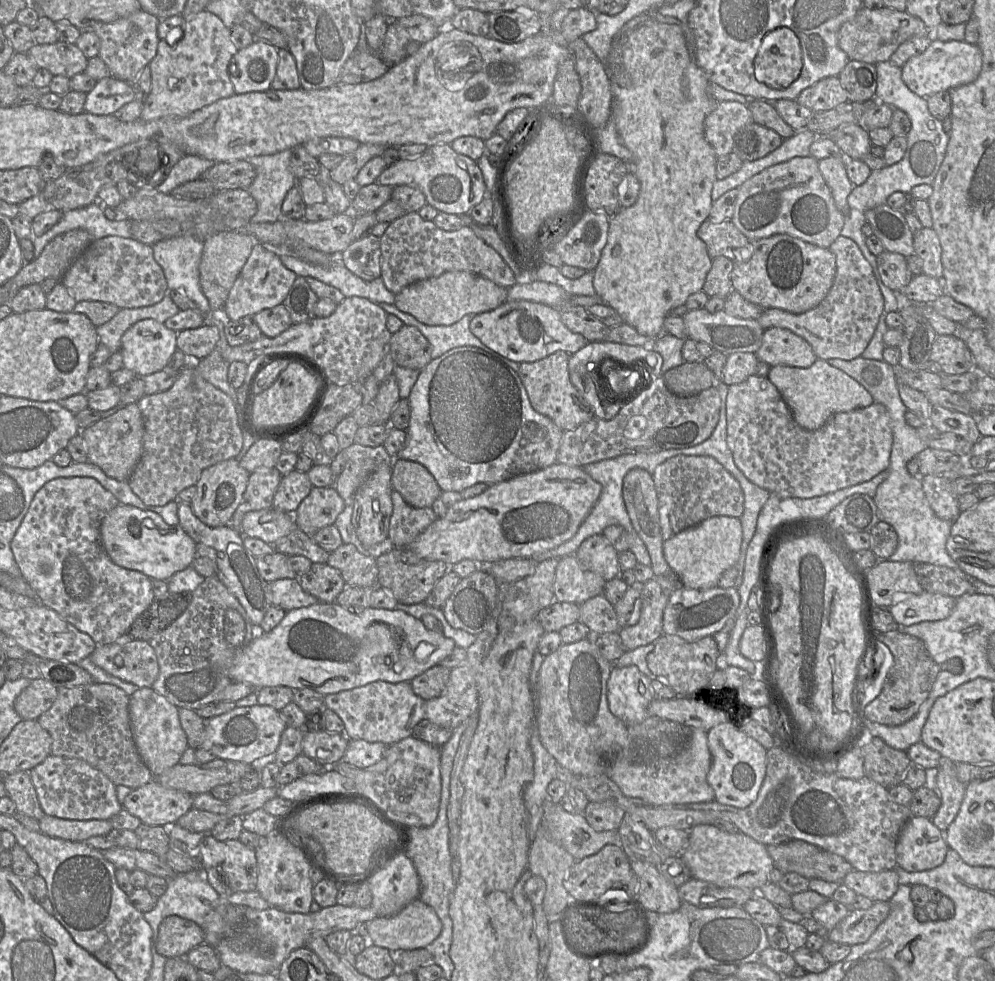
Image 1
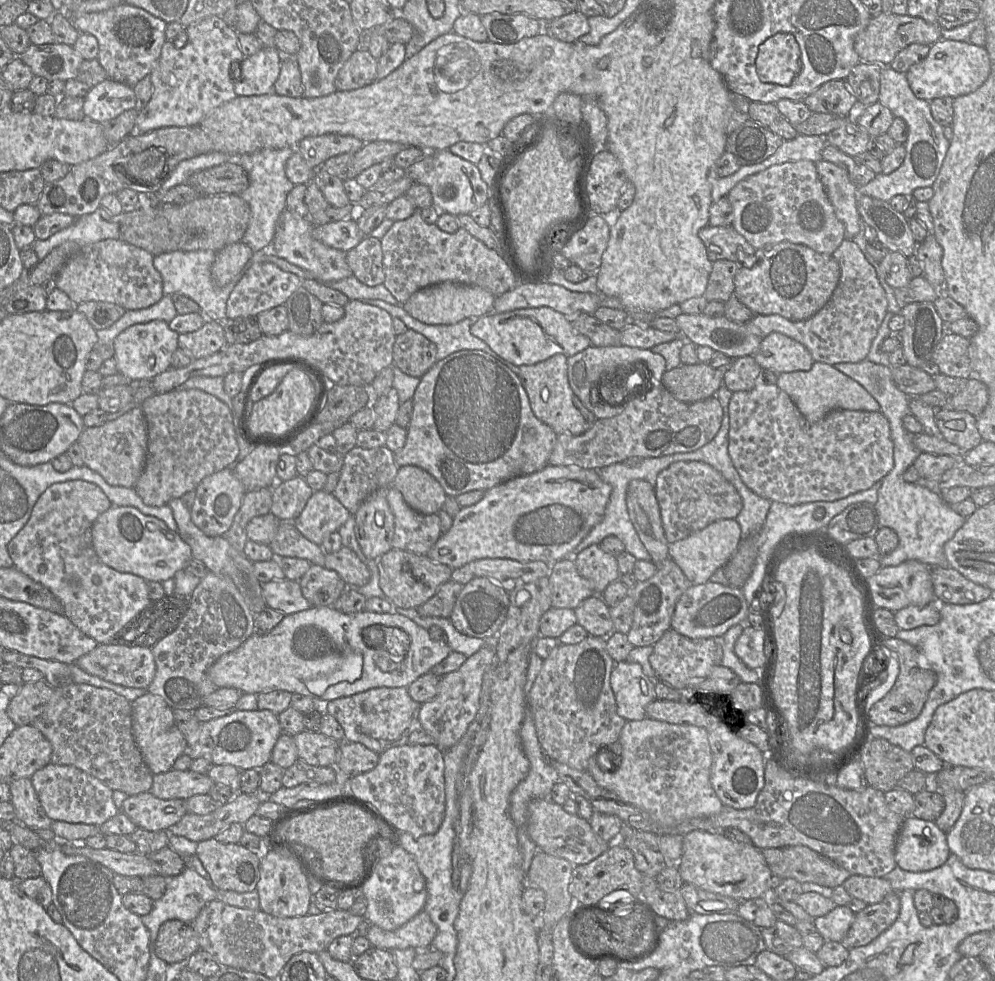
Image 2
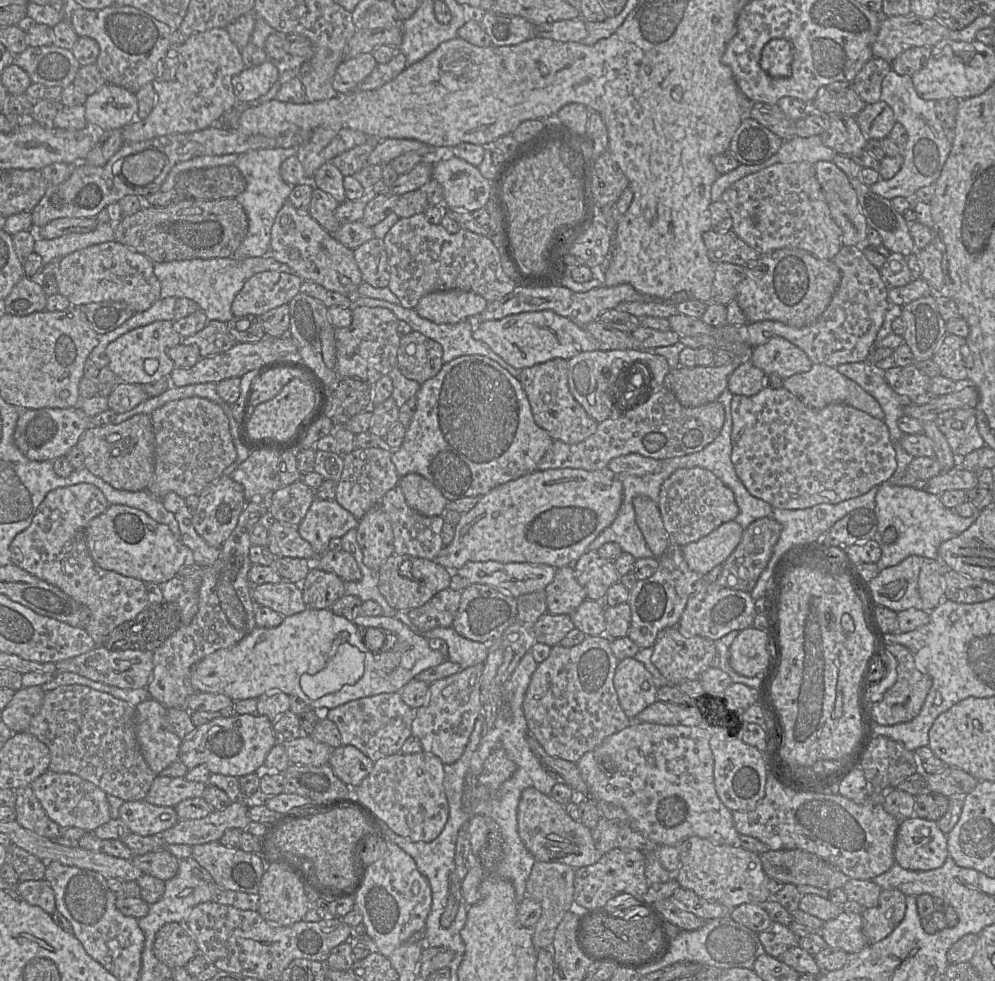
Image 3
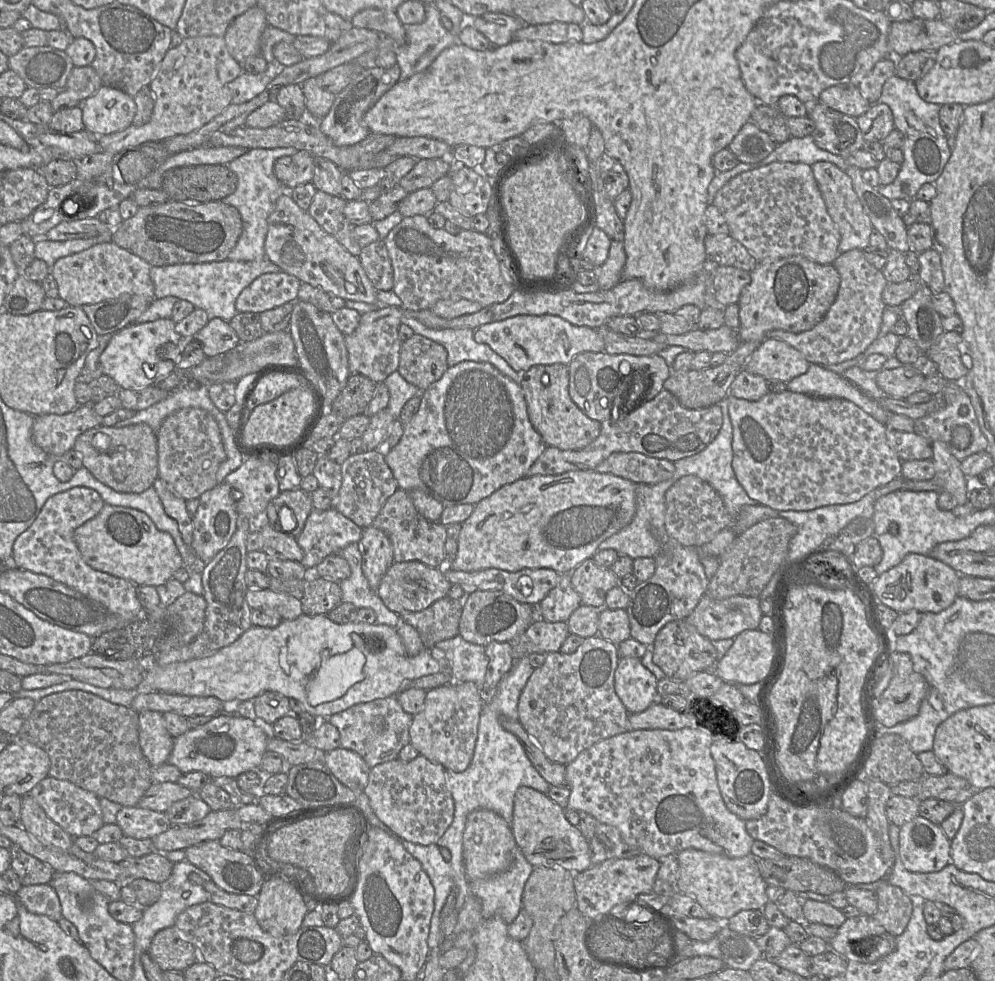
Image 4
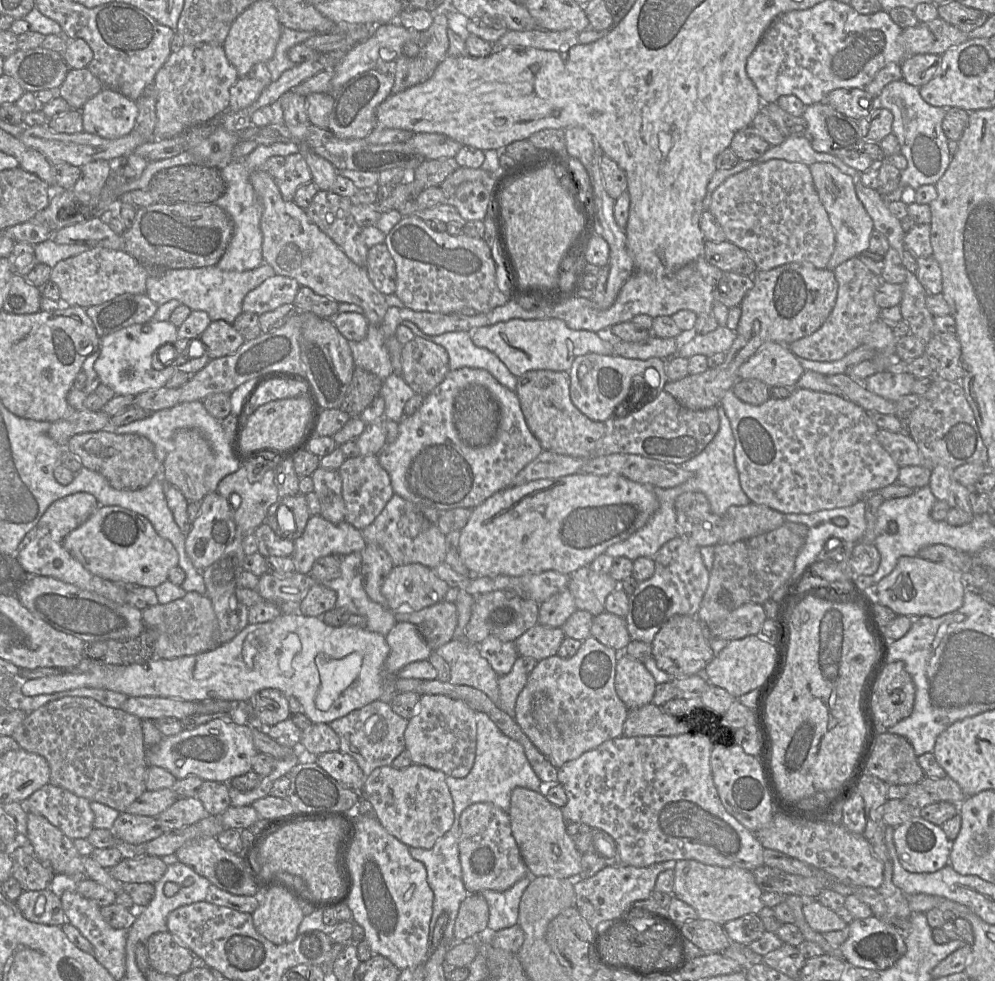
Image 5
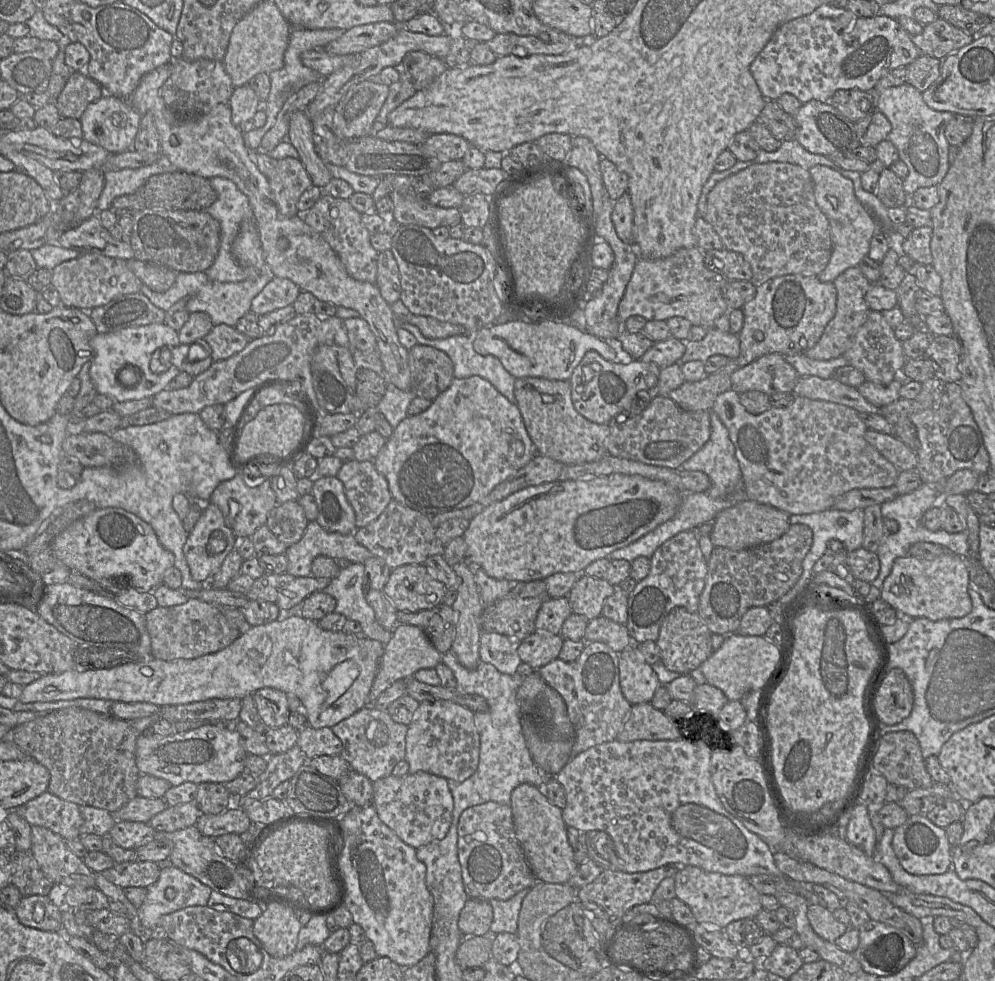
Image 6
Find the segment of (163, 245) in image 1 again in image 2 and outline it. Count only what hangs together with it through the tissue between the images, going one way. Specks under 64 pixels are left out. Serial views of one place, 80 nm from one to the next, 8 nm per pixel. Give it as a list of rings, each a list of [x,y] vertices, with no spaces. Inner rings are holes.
[[[212,250],[172,251],[154,256],[153,265],[161,274],[164,295],[173,293],[185,295],[199,305],[200,312],[207,320],[223,322],[228,319],[226,317],[226,302],[241,275],[237,275],[223,287],[216,286],[211,278],[214,258],[215,252]]]

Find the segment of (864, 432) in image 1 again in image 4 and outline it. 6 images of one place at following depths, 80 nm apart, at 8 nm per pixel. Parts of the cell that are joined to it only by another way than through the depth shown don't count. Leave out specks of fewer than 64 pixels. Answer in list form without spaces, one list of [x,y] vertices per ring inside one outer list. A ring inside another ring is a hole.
[[[790,390],[781,393],[768,392],[757,401],[748,401],[729,394],[726,397],[728,398],[728,412],[733,427],[732,467],[738,482],[747,495],[758,504],[768,506],[777,511],[809,511],[828,505],[849,504],[860,500],[877,487],[901,476],[903,461],[888,445],[886,425],[874,419],[851,401],[840,398],[812,397],[802,393],[791,392]]]

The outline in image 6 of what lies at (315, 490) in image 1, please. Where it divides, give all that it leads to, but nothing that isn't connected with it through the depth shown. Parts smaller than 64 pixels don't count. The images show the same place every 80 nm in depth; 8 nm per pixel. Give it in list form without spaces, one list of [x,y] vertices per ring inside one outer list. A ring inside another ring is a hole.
[[[317,520],[309,521],[302,538],[289,546],[287,573],[297,577],[312,575],[312,562],[317,556],[328,556],[342,564],[364,562],[373,554],[358,543],[353,533],[329,532]]]

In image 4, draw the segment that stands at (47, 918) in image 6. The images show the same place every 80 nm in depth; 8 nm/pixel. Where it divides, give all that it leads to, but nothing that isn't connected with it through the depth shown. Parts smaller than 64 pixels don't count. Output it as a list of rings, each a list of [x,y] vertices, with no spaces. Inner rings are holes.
[[[50,884],[22,886],[16,895],[29,912],[45,915],[56,922],[62,918],[61,905],[58,895]]]

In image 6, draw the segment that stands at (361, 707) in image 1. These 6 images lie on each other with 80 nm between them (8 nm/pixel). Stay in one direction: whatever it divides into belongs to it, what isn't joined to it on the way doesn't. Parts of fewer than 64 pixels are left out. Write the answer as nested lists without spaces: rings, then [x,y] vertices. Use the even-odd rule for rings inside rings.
[[[365,706],[331,729],[341,740],[340,755],[352,770],[366,776],[372,782],[391,775],[394,766],[405,759],[408,726],[395,722],[387,710]]]

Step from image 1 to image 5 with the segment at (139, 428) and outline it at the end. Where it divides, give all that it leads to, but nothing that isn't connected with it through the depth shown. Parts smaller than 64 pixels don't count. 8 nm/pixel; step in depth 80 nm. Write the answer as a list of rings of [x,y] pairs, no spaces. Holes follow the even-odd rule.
[[[106,429],[77,434],[69,439],[65,450],[74,454],[83,467],[104,476],[117,490],[143,488],[150,483],[159,470],[153,443],[137,434],[117,434]]]

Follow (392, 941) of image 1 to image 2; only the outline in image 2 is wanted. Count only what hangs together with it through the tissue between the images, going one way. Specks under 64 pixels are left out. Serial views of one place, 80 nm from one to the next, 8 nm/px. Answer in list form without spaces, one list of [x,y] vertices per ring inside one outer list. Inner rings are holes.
[[[425,910],[415,915],[403,926],[395,930],[383,930],[371,925],[366,938],[371,947],[384,950],[402,950],[407,948],[426,949],[437,933],[436,925]]]

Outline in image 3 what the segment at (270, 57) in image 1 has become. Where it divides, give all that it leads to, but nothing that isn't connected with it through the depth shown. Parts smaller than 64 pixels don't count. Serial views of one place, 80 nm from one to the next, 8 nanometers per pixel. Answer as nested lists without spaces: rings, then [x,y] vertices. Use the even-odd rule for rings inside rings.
[[[267,59],[264,63],[232,77],[232,86],[237,104],[252,102],[265,95],[279,77],[278,63]]]

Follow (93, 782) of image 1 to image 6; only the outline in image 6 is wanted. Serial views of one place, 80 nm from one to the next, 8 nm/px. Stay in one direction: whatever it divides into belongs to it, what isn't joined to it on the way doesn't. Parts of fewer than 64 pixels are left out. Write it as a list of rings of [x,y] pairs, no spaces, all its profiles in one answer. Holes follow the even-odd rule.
[[[49,790],[19,806],[15,811],[30,825],[42,826],[65,840],[80,839],[84,820],[80,805],[59,798]]]

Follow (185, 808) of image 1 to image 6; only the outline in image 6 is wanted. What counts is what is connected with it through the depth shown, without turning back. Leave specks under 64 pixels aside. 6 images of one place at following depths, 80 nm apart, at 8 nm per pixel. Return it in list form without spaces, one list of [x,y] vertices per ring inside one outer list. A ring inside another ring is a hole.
[[[116,821],[110,836],[122,848],[137,850],[156,837],[157,831],[148,823],[134,821]]]

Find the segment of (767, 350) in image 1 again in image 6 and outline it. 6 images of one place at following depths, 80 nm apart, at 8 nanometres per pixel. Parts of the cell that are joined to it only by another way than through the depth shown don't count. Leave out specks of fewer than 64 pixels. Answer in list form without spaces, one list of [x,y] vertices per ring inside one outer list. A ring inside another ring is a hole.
[[[765,354],[738,368],[731,375],[731,389],[737,393],[760,391],[768,396],[776,393],[793,393],[800,376],[784,356]]]

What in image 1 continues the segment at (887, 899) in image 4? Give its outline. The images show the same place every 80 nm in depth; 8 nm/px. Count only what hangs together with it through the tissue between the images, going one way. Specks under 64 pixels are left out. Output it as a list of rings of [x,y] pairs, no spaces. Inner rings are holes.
[[[889,901],[875,902],[866,910],[850,910],[839,924],[828,932],[826,939],[850,946],[865,943],[889,913]]]

